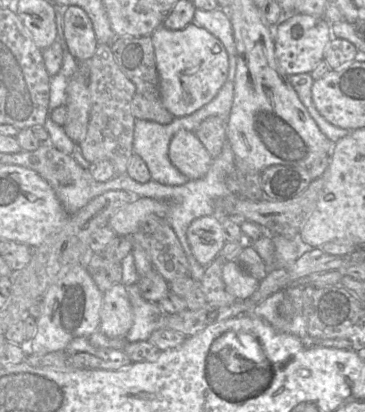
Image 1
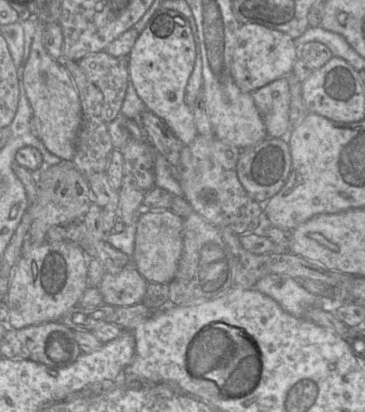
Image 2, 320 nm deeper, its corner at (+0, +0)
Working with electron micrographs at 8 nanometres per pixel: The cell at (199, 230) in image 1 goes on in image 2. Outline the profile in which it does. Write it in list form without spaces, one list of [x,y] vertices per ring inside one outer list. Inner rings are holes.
[[[150,210],[140,214],[131,261],[148,283],[168,284],[176,274],[182,251],[183,219],[180,216],[171,210]]]

